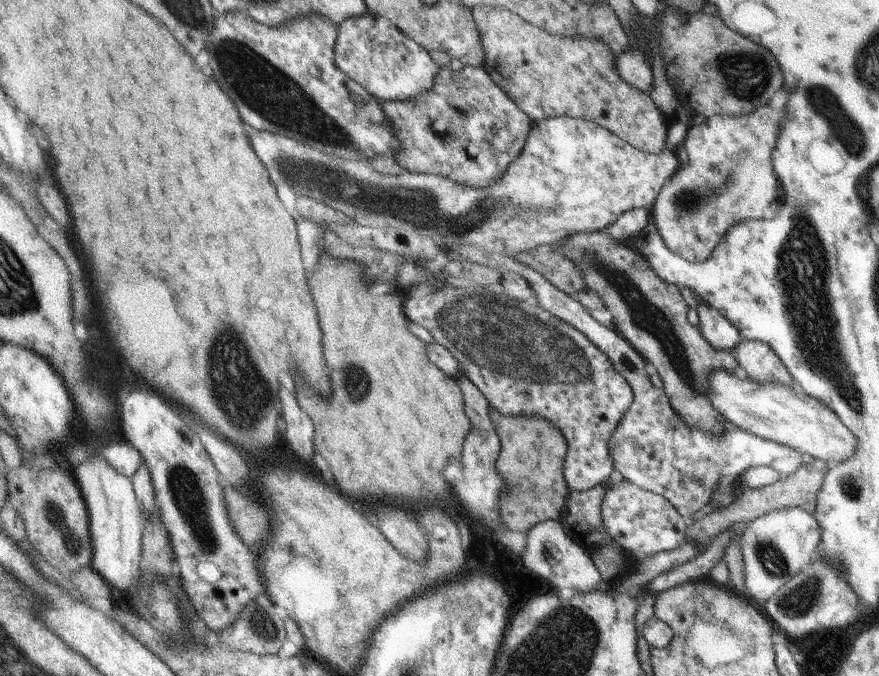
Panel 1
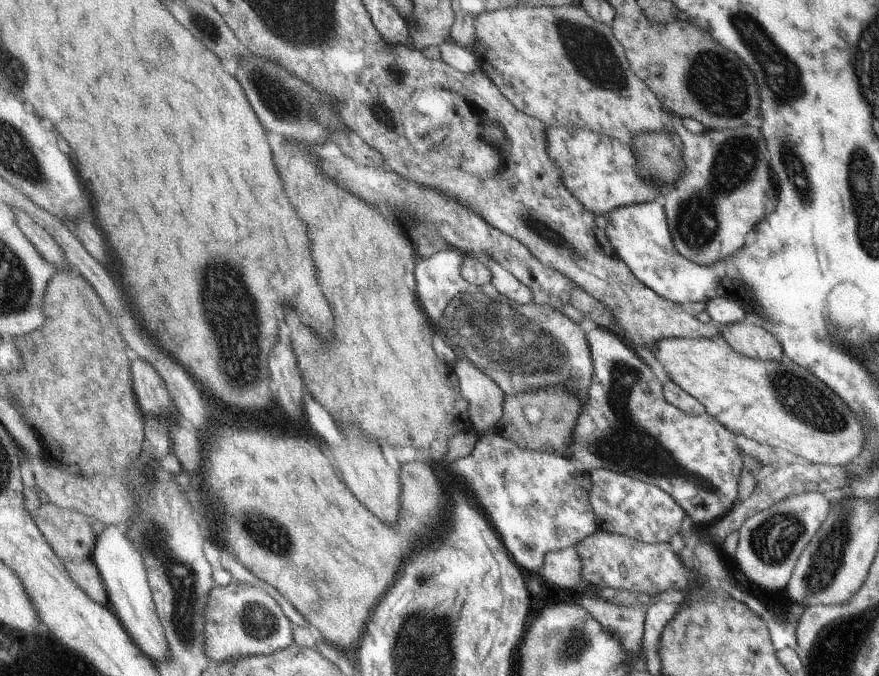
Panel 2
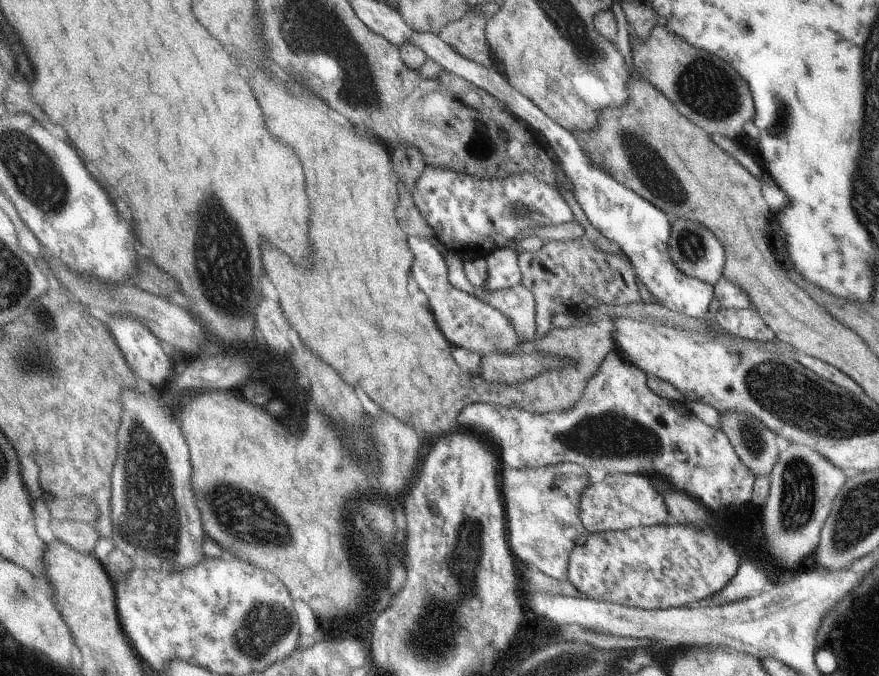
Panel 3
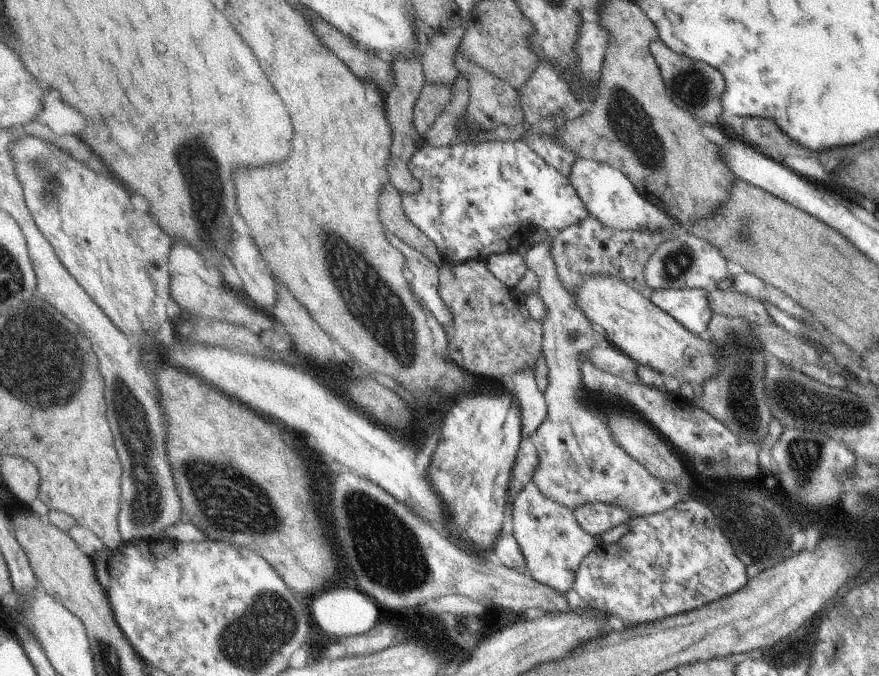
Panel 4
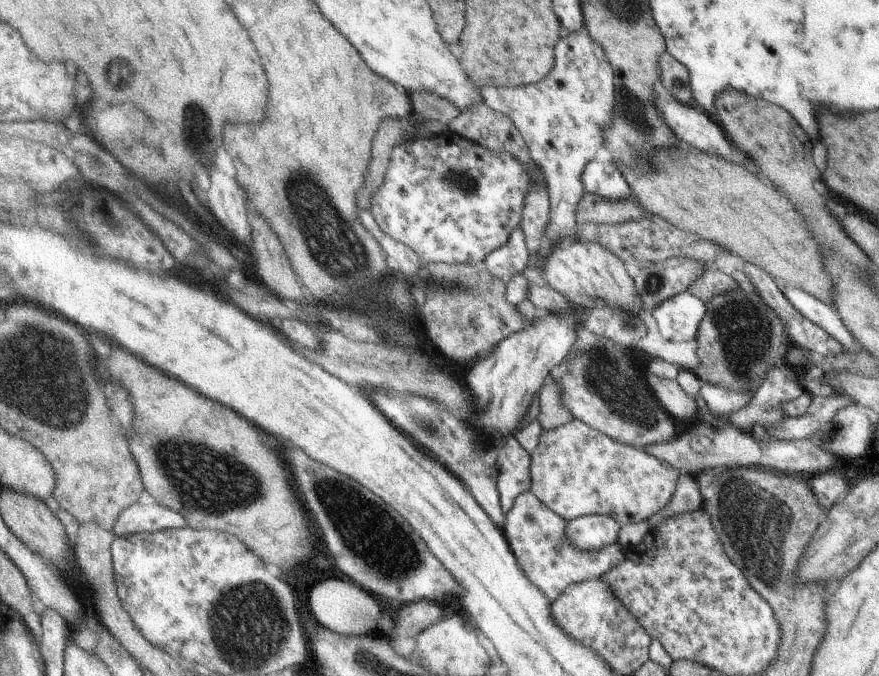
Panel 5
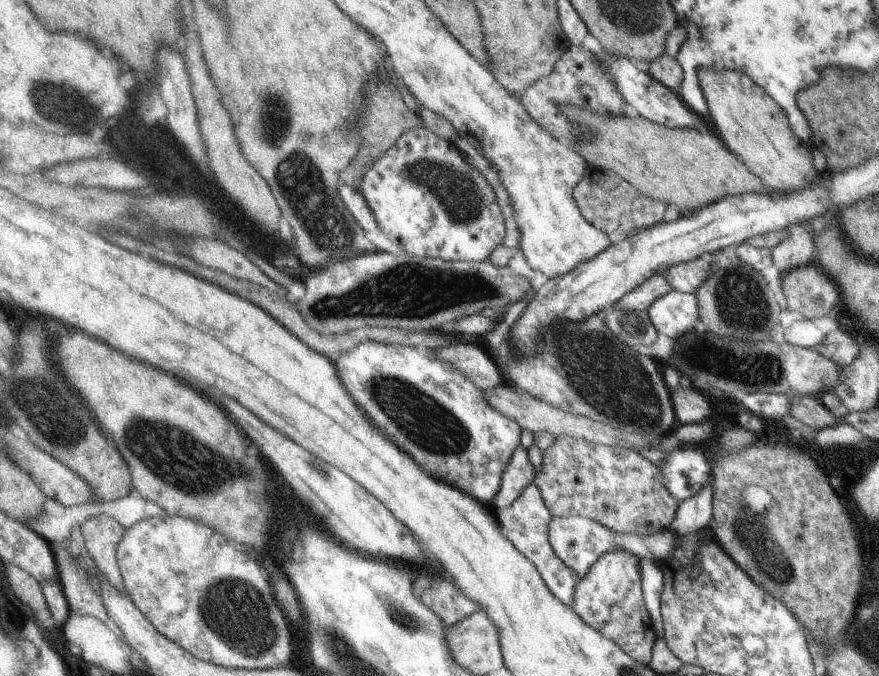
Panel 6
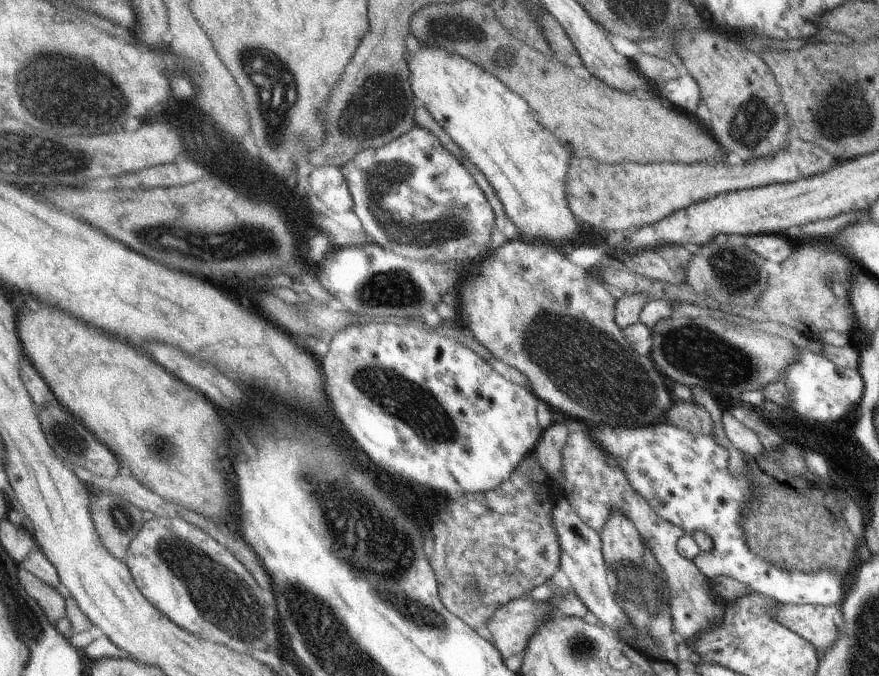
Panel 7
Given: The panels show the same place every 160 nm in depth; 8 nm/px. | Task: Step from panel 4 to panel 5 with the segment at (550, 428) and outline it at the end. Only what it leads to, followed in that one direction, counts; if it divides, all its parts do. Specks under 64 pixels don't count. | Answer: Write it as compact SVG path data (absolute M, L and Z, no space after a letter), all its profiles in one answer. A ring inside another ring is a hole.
M585 28L579 32L566 32L557 46L555 46L555 66L542 82L537 85L529 85L515 88L499 88L499 86L485 86L482 88L485 103L493 110L501 112L511 118L513 124L527 146L531 158L539 164L548 181L551 200L551 222L546 230L546 242L540 244L537 254L536 270L545 279L543 266L545 266L544 254L553 252L555 246L565 246L567 240L576 231L575 206L579 204L584 194L580 177L583 168L594 158L594 154L603 146L603 130L611 124L611 116L615 112L615 84L613 84L613 72L606 60L605 54L599 44L595 43L586 32ZM573 418L555 430L544 432L539 447L532 455L531 471L536 496L563 520L601 515L613 517L619 525L648 520L665 508L675 490L677 476L681 472L677 465L664 463L649 455L643 448L616 442Z

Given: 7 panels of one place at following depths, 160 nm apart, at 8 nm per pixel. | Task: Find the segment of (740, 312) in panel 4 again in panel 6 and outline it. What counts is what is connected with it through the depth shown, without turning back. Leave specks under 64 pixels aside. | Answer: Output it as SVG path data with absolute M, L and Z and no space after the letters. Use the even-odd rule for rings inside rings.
M697 257L686 263L679 263L667 268L662 275L670 284L671 290L693 295L698 287L706 282L711 271L710 263Z

